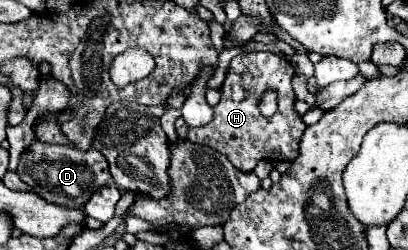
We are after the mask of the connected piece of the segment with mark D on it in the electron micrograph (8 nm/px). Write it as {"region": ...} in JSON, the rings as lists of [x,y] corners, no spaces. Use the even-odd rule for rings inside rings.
{"region":[[[33,142],[21,154],[17,174],[41,198],[45,198],[53,204],[71,206],[71,208],[81,208],[85,204],[85,200],[89,200],[89,196],[93,192],[97,192],[97,188],[105,186],[111,180],[109,164],[107,164],[105,156],[101,156],[101,152],[97,152],[97,150],[83,152],[77,148],[43,144],[43,142]]]}

